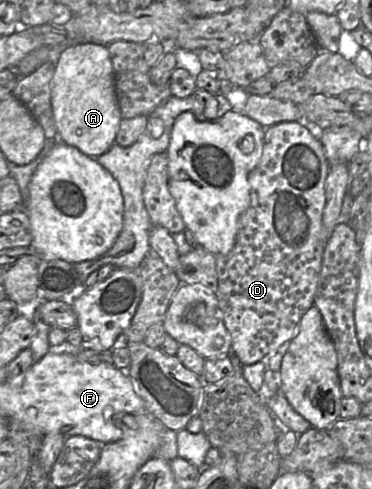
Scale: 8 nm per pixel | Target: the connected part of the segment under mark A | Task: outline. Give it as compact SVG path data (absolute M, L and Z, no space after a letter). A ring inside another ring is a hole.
M80 43L63 50L51 81L51 105L57 138L61 142L93 158L103 155L112 147L122 116L107 46Z

